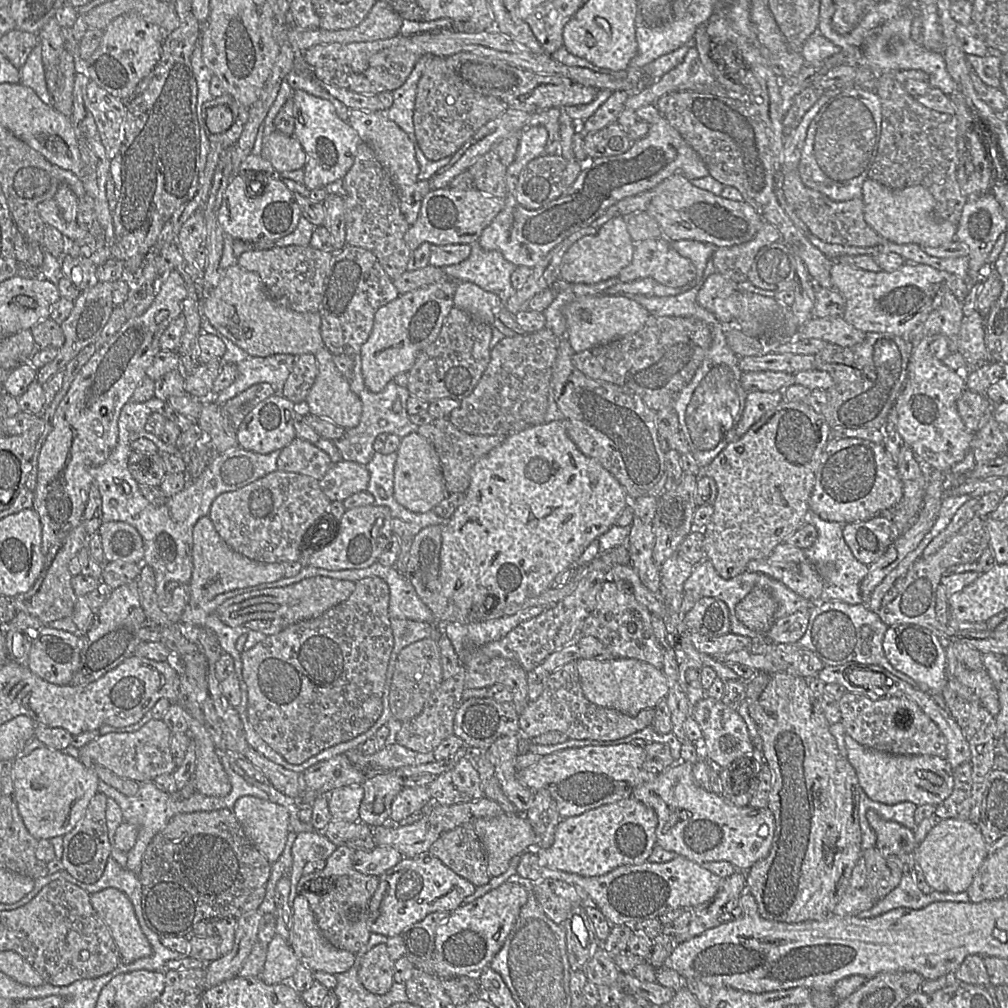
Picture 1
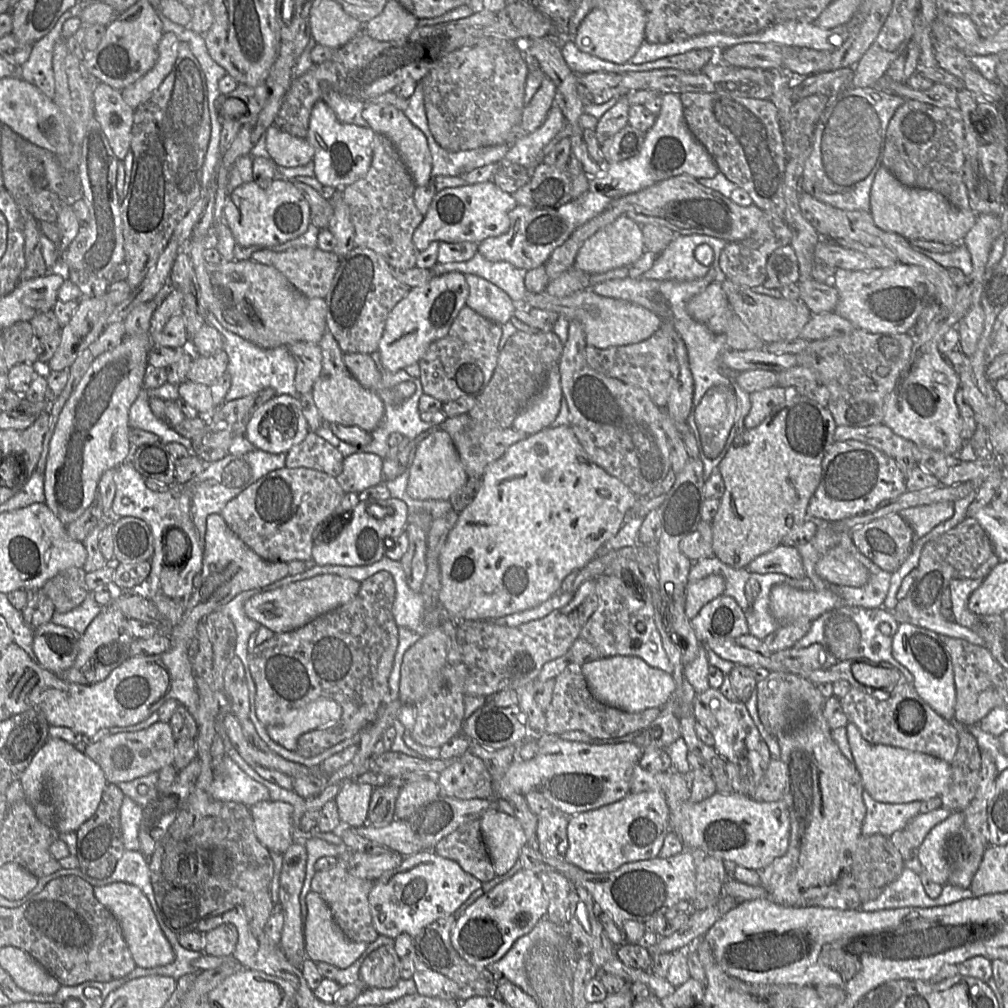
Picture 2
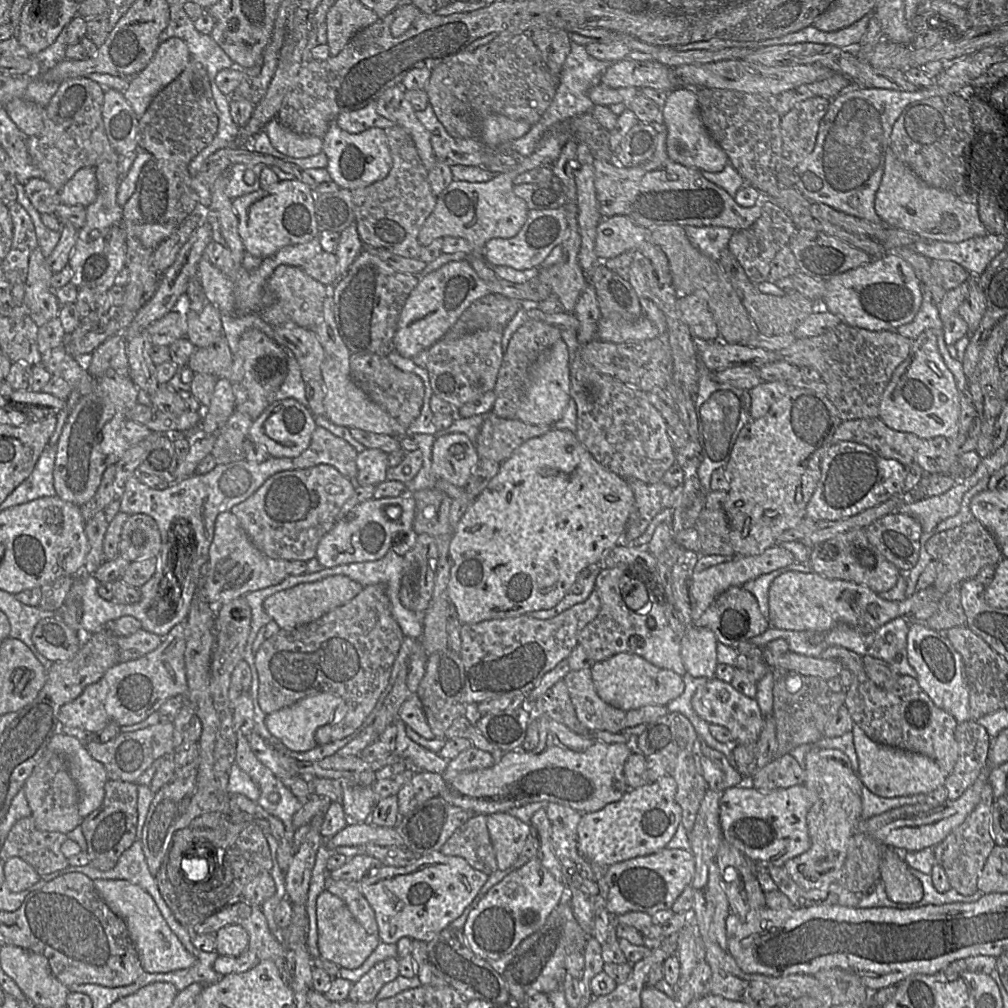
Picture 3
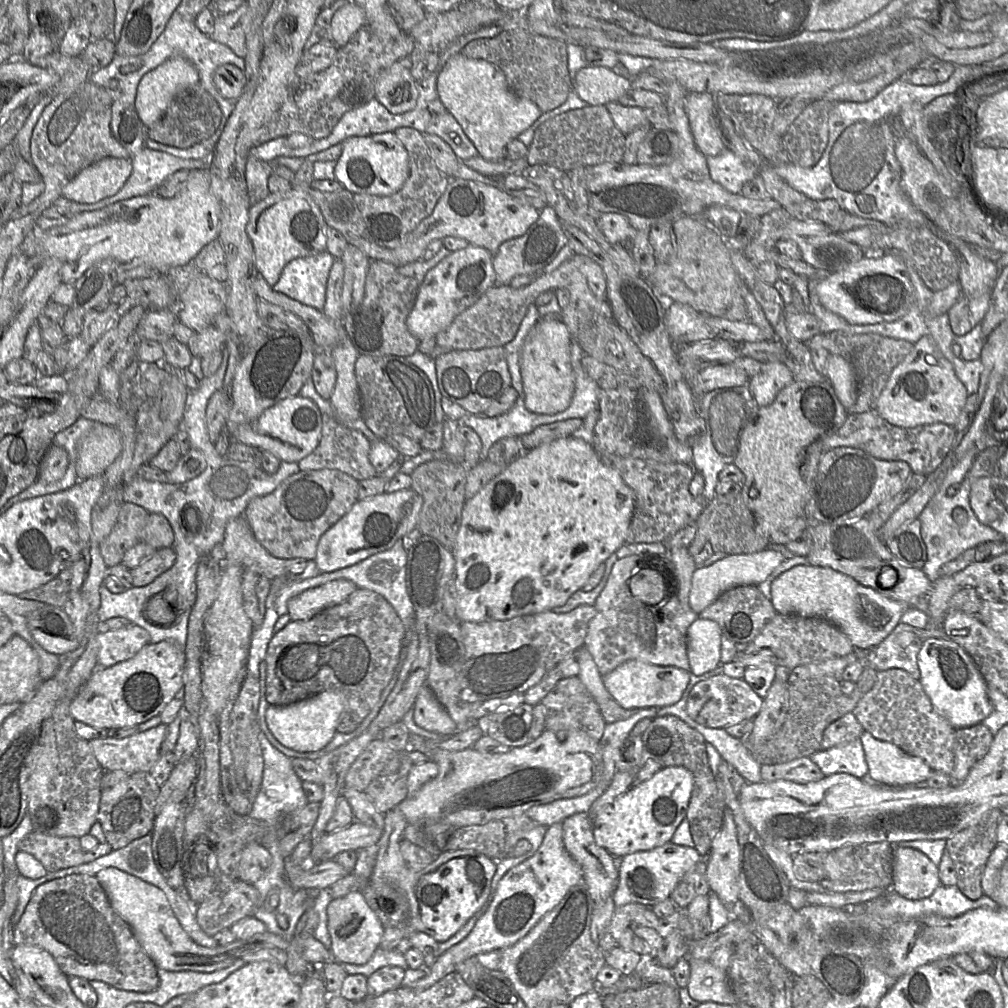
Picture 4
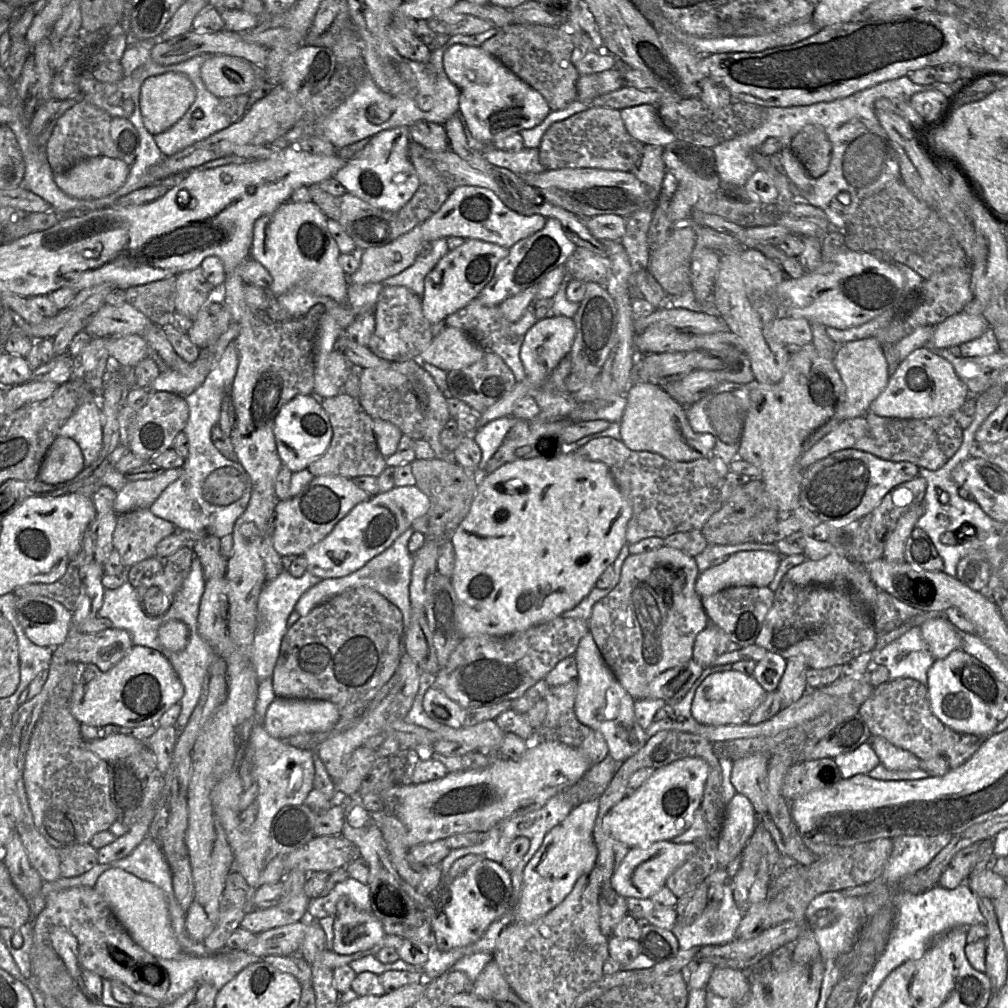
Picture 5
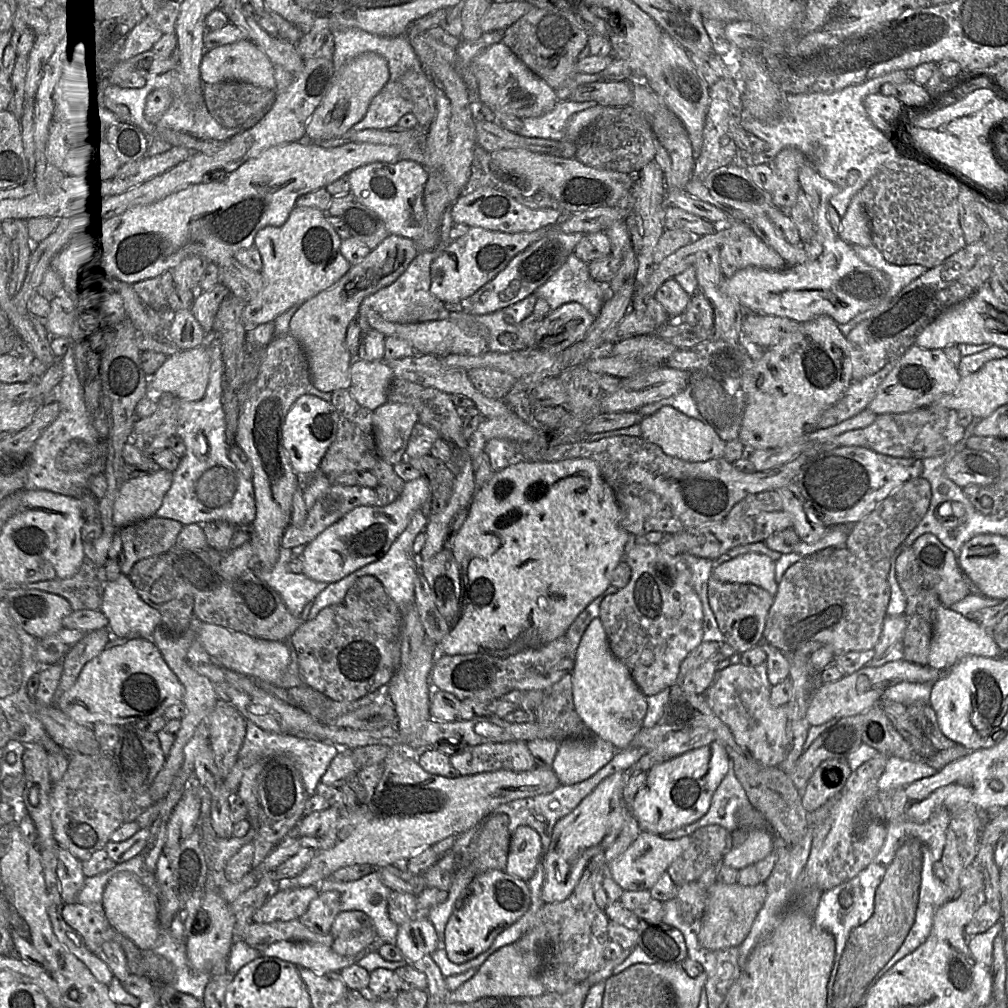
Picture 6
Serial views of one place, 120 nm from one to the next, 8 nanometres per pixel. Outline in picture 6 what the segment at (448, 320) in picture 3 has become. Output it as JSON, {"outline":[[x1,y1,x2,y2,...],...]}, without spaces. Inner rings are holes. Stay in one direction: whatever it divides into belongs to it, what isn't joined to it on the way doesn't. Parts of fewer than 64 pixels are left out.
{"outline":[[470,227,464,236,450,241,432,262,431,293,443,303,465,301,505,269,517,254,545,235,548,229,543,227,531,232,506,233]]}

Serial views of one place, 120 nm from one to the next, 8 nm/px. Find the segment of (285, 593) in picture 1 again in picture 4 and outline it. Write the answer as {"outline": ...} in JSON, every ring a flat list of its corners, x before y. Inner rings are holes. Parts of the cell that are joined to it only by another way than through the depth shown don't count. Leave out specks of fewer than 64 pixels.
{"outline":[[346,579,326,582,291,598,287,603,287,615,291,621,307,620,328,607,346,601,357,589,355,583]]}

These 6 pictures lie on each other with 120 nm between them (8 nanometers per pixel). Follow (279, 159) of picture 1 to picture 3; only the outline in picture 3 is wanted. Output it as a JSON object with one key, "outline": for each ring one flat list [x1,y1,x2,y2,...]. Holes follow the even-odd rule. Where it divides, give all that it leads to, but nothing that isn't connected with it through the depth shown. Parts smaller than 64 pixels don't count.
{"outline":[[272,119,263,129,268,134,272,146,282,154,295,158,315,156,323,150,322,138,303,136]]}

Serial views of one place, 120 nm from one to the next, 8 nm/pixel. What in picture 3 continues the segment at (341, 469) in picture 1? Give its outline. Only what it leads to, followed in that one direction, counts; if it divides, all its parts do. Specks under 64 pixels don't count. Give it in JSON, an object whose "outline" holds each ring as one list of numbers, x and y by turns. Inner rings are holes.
{"outline":[[366,449,358,454,356,486,375,485,386,480,388,454,378,449]]}

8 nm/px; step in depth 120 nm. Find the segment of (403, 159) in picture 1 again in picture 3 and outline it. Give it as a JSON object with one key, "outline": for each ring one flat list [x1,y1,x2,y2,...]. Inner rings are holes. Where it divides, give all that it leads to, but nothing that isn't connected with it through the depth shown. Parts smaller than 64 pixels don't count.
{"outline":[[402,85,388,88,376,102,377,112,381,116,408,131,425,168,430,171,437,161,431,144,431,135,416,117,415,109,405,98,405,89]]}

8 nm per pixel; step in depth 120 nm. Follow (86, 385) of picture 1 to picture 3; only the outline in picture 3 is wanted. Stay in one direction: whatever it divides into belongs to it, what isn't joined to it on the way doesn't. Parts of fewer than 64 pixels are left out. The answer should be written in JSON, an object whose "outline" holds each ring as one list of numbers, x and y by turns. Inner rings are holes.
{"outline":[[129,374,104,375,97,378,95,388,89,394,81,396,73,407,56,444,54,487,56,495,61,499,80,507,85,505,97,492,105,470,115,465,128,451,131,445,122,434,122,428,128,410,137,402,139,390]]}

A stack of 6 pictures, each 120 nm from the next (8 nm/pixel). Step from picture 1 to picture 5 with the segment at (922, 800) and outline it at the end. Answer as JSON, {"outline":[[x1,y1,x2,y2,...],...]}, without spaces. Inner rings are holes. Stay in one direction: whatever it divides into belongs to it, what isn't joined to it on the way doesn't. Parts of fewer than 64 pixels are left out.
{"outline":[[872,736,869,742,880,763,889,770,916,770,920,761,911,752,899,748,881,736]]}

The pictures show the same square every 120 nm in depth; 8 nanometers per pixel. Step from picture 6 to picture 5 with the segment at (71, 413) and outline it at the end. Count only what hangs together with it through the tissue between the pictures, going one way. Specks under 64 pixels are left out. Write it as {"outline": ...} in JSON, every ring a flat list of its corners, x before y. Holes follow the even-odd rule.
{"outline":[[89,392,83,402,78,406,75,412,61,426,57,437,70,437,80,446,83,456,85,468,71,481,62,484,62,488,67,488,68,493,80,493,88,497,102,486,109,486,116,492,119,492,129,481,124,474,117,471,110,462,111,452,103,451,103,412,99,402,100,395]]}

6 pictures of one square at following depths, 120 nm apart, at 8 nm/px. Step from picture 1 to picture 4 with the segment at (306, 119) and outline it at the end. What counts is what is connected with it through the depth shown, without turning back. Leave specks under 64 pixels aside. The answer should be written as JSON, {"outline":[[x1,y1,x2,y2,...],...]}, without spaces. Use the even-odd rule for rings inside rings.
{"outline":[[394,132,353,136,341,142,342,153,335,167,335,179,353,193,387,196,399,191,410,173,407,150]]}

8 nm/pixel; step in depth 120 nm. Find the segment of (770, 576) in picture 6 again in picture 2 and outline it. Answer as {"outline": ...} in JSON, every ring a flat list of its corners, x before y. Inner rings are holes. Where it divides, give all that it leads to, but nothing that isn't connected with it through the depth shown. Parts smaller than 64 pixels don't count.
{"outline":[[782,543,756,557,746,569,759,574,780,573,792,579,802,579,806,576,798,550],[711,574,697,581,688,581,686,586,685,614,694,618,701,608,722,595,725,589,725,579,721,575]]}

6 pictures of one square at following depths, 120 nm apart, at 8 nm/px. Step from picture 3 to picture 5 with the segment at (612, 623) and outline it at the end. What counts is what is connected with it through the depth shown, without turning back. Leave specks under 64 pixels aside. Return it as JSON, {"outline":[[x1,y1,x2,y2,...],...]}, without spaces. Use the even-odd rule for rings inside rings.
{"outline":[[662,546,649,552,630,554,622,565,617,585,594,604,589,632,607,666,635,700,648,698,649,684,660,673,692,659,695,638,708,625,701,597,695,591,699,574,695,558,676,548],[656,569,664,570,665,579,671,580,668,589,654,588,648,583,648,578]]}

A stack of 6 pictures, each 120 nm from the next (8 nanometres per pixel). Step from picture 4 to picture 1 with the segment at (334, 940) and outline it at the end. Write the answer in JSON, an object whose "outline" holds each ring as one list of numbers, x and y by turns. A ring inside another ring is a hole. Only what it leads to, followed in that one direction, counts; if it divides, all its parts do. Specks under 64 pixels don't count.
{"outline":[[298,894,295,897,292,902,292,910,293,923,288,942,300,963,313,972,324,971,336,975,348,971,352,967,356,955,347,950,338,949,326,940,317,925,308,900,303,895]]}

